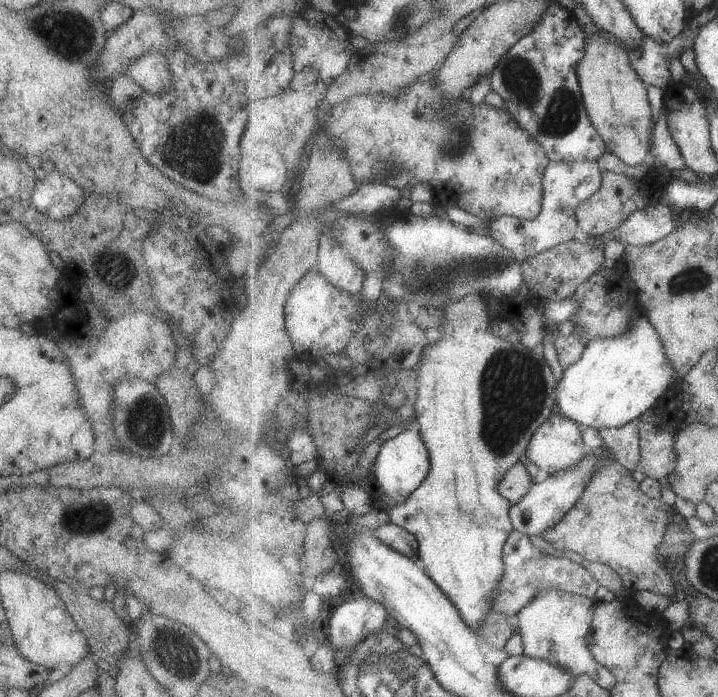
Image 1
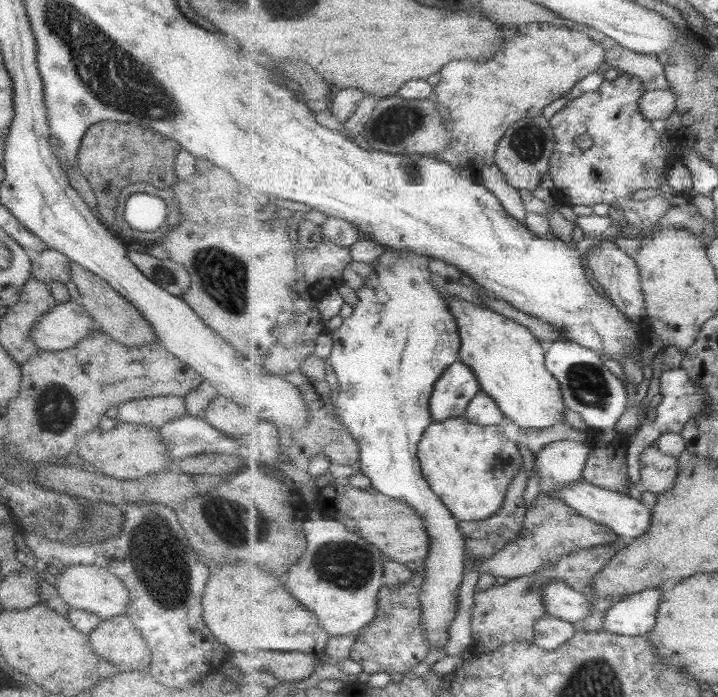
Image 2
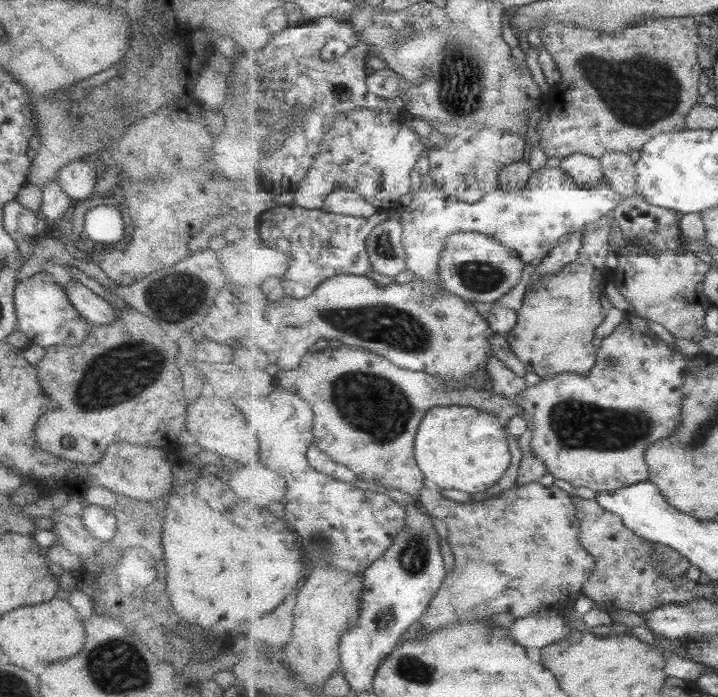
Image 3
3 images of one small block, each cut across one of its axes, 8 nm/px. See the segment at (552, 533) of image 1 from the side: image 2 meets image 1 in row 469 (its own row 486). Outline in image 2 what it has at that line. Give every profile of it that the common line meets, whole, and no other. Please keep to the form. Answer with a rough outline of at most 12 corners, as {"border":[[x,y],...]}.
{"border":[[629,436],[594,445],[583,480],[629,494]]}

